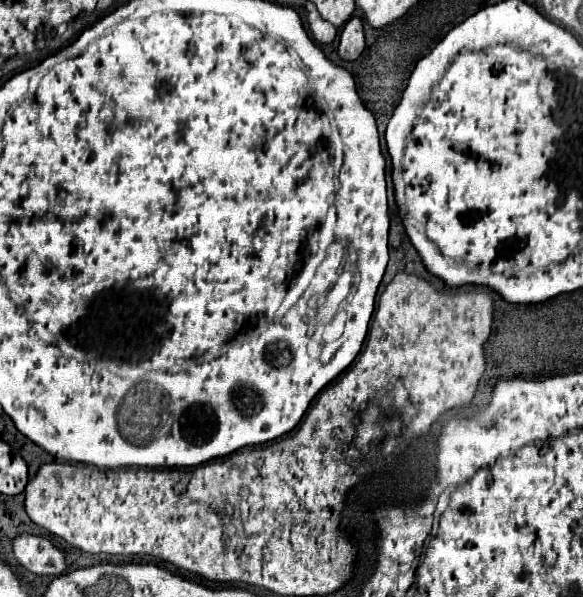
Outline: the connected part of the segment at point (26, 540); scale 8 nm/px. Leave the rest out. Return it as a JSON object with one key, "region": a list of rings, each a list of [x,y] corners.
{"region":[[[20,533],[12,541],[12,553],[16,561],[36,575],[60,575],[66,569],[64,555],[44,537]]]}

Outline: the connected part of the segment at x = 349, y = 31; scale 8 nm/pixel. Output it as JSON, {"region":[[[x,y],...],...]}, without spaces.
{"region":[[[352,17],[346,21],[340,33],[340,45],[338,45],[338,55],[344,61],[354,61],[360,57],[364,51],[364,27],[362,27],[360,17]]]}

